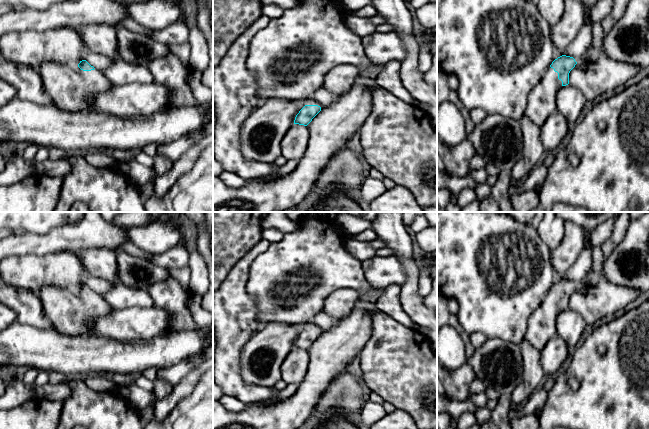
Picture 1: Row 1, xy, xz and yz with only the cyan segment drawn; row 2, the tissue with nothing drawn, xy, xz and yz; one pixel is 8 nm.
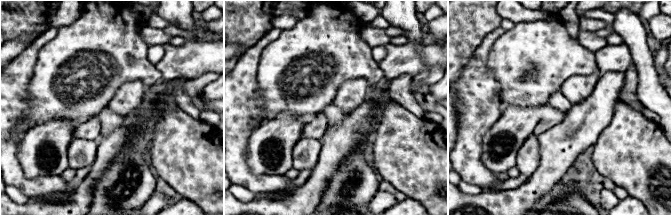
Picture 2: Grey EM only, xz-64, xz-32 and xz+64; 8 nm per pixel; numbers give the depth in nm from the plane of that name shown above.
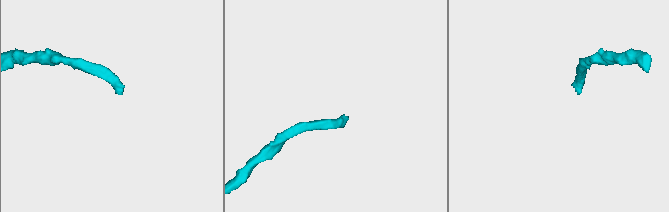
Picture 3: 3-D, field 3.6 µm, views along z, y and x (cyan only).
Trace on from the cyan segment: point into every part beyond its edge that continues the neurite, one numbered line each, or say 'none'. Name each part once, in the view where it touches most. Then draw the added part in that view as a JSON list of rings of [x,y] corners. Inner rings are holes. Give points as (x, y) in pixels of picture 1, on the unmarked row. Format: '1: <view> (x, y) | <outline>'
1: xz (262, 356) | [[[313,321],[289,325],[268,322],[242,349],[240,375],[243,381],[249,385],[274,387],[281,379],[284,359],[305,329],[320,330]]]

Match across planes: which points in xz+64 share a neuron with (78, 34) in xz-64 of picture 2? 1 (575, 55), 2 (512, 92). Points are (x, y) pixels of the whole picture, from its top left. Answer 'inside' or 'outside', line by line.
1: inside
2: inside

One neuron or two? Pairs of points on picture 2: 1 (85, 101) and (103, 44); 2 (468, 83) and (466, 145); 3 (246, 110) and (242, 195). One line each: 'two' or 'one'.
1: one
2: one
3: two

